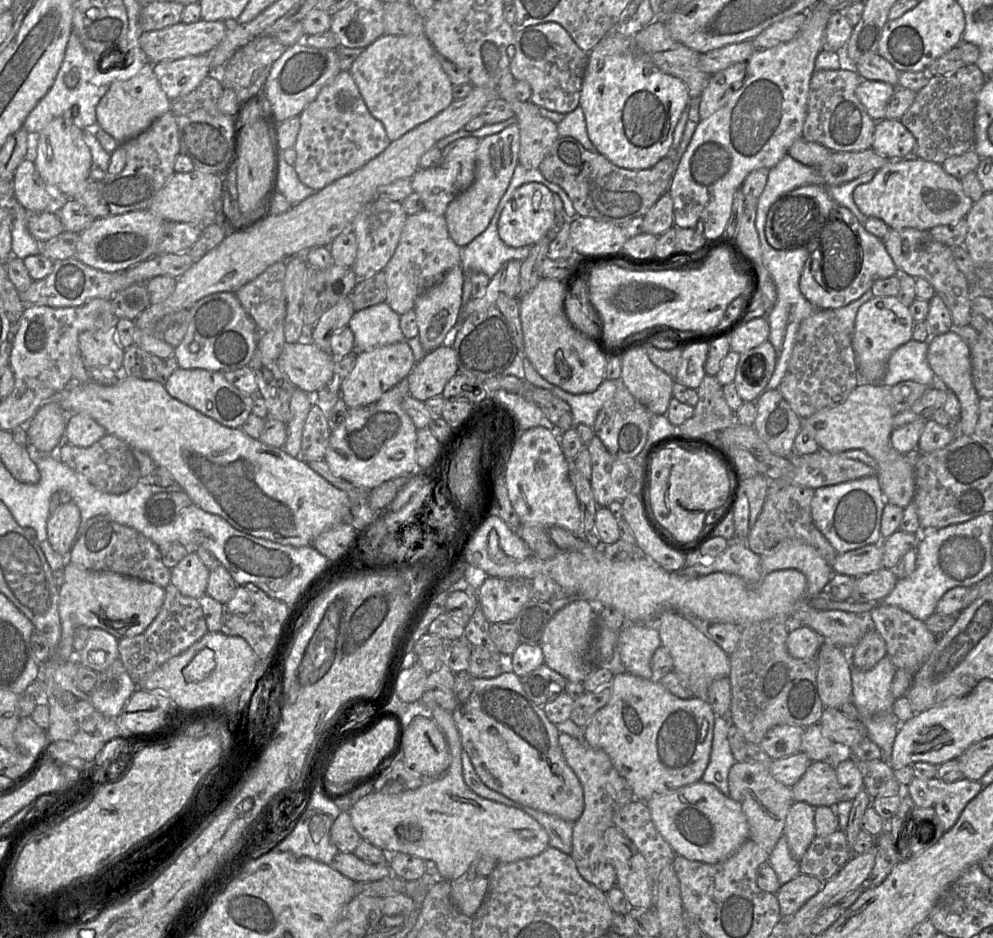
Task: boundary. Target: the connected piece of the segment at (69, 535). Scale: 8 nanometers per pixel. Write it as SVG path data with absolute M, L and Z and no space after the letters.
M73 502L61 504L49 515L47 540L61 556L67 558L78 537L81 523L79 507Z

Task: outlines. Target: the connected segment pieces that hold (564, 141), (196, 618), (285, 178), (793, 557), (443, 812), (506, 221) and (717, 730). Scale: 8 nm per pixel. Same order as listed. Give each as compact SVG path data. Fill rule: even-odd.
M559 136L538 169L548 181L567 193L578 215L621 225L643 217L669 192L677 163L665 157L648 169L624 169L600 153L586 150L578 140Z
M170 583L165 588L164 603L149 627L140 635L119 640L120 659L133 681L139 683L169 659L187 650L207 632L207 624L199 600L182 595Z
M281 150L280 161L278 162L275 189L281 193L292 206L298 205L306 198L318 192L300 181L294 166L285 161L283 150Z
M786 539L777 552L762 555L761 569L763 576L784 569L800 571L806 577L806 598L809 599L820 594L834 574L814 547L798 539Z
M434 706L431 710L431 718L447 741L450 766L446 772L439 774L442 775L441 779L422 785L415 790L393 795L373 791L358 800L348 812L361 838L388 854L405 853L423 860L433 860L438 867L439 877L450 882L464 877L472 862L480 856L490 856L497 862L508 863L534 857L546 850L549 847L548 834L533 817L521 809L485 799L467 786L462 772L461 736L452 713L440 706ZM401 825L406 825L405 828L408 828L410 832L405 838L406 831L400 831Z
M538 182L525 183L517 188L498 220L498 234L508 246L519 248L536 244L553 224L555 208L553 192Z
M716 716L713 728L713 739L708 765L701 777L704 783L716 786L725 796L729 796L728 773L736 763L728 741L728 717Z

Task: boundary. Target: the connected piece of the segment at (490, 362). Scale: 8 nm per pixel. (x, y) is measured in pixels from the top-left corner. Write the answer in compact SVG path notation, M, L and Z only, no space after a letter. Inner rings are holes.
M493 305L486 310L475 312L461 321L462 325L453 344L458 373L482 383L489 378L501 375L517 355L517 345L507 319Z

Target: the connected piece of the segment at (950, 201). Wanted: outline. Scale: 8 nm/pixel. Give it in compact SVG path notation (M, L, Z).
M918 157L889 161L871 181L855 188L853 199L864 215L883 220L890 229L927 231L965 218L974 203L965 194L961 181L948 174L941 164Z

